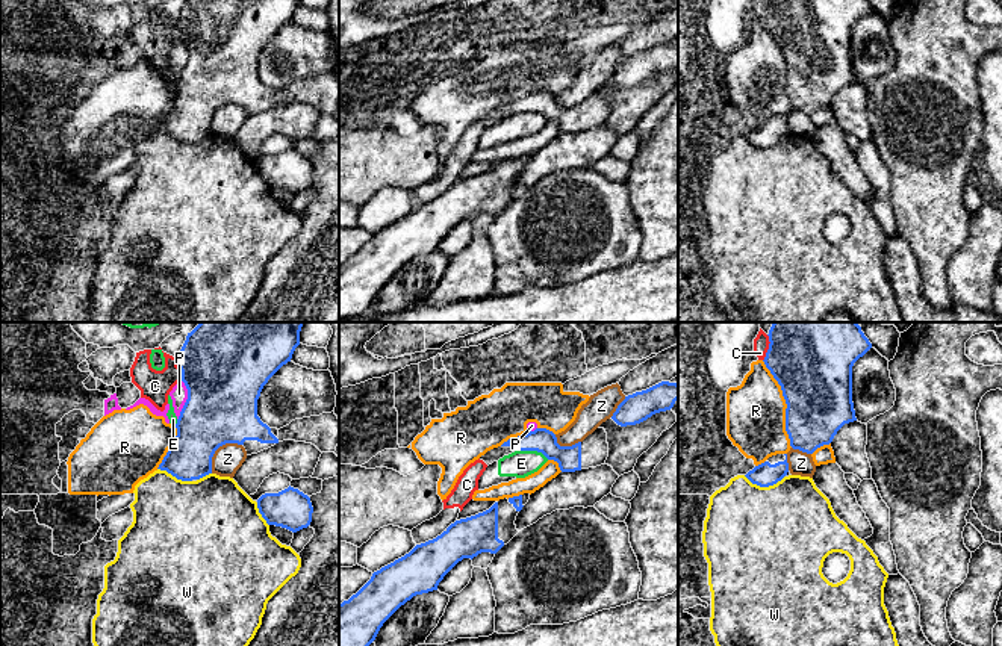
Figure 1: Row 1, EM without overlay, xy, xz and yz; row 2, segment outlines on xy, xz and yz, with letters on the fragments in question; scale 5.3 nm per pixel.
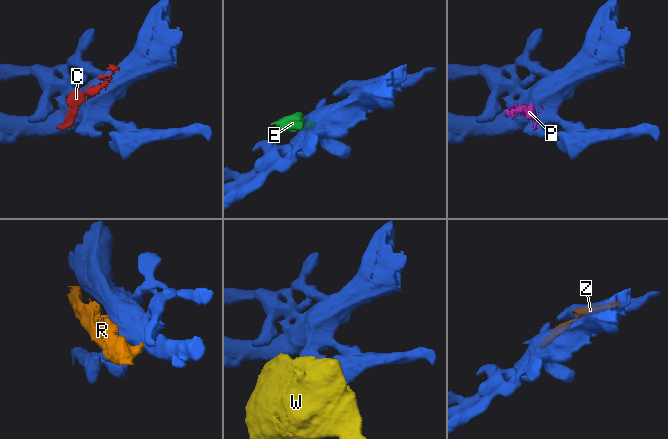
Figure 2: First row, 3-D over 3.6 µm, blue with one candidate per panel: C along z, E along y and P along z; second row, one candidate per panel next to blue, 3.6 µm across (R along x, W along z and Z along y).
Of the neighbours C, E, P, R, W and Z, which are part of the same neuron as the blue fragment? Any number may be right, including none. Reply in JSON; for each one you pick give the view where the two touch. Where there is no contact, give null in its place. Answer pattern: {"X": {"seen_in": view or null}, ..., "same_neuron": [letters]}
{"same_neuron": []}

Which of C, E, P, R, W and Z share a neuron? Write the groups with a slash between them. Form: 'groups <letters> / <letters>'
groups C / E / P R / W / Z

